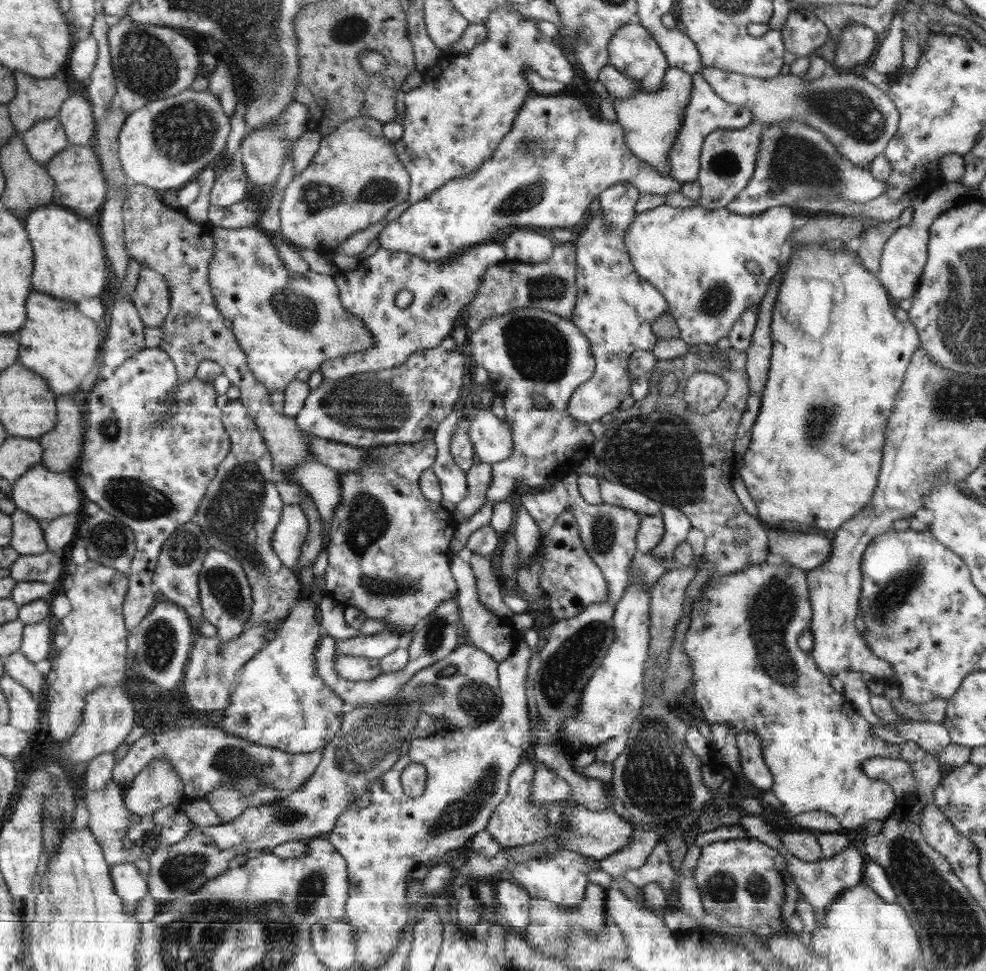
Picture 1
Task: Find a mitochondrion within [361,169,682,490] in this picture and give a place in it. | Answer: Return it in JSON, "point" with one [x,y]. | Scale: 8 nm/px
{"point":[539,352]}

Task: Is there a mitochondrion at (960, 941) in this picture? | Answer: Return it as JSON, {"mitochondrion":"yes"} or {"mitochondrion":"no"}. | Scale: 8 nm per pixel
{"mitochondrion":"yes"}

